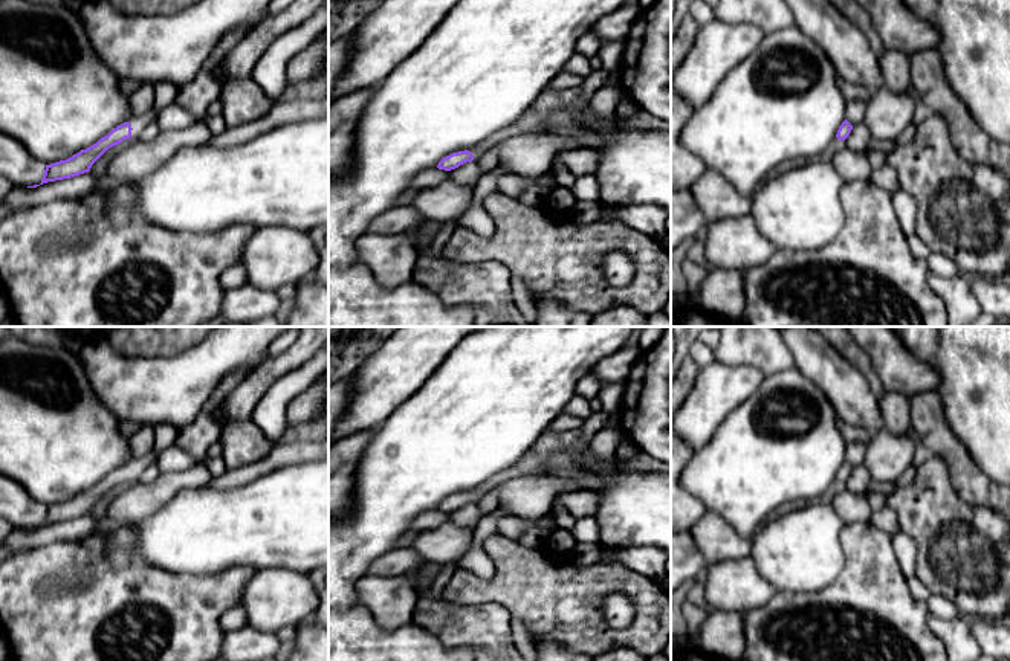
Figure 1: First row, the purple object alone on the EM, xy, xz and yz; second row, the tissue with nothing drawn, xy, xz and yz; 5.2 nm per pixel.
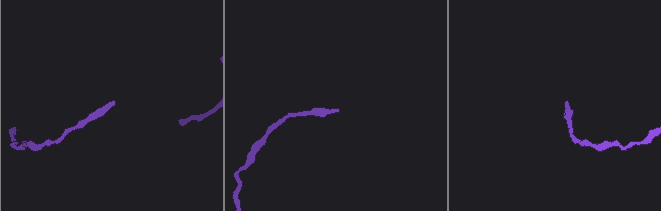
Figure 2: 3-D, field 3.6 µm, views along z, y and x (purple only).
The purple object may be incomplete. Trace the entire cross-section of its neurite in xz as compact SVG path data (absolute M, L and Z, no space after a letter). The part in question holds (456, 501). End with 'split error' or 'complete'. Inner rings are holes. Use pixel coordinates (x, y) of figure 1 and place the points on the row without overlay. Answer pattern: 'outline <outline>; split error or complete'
outline M465 492L465 493L458 493L458 495L452 495L446 499L443 499L437 510L439 511L445 511L445 513L451 513L458 510L460 507L466 505L466 504L472 504L474 498L471 493Z; complete

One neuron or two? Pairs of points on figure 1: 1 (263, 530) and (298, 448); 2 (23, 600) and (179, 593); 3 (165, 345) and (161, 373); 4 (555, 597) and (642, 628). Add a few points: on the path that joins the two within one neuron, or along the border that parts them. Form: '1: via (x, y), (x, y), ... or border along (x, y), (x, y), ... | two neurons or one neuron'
1: border along (312, 460), (278, 466), (257, 478) | two neurons
2: via (61, 611), (112, 611), (130, 599), (141, 599) | one neuron
3: border along (197, 344), (171, 356), (129, 357) | two neurons
4: via (576, 619), (595, 637), (621, 637) | one neuron

